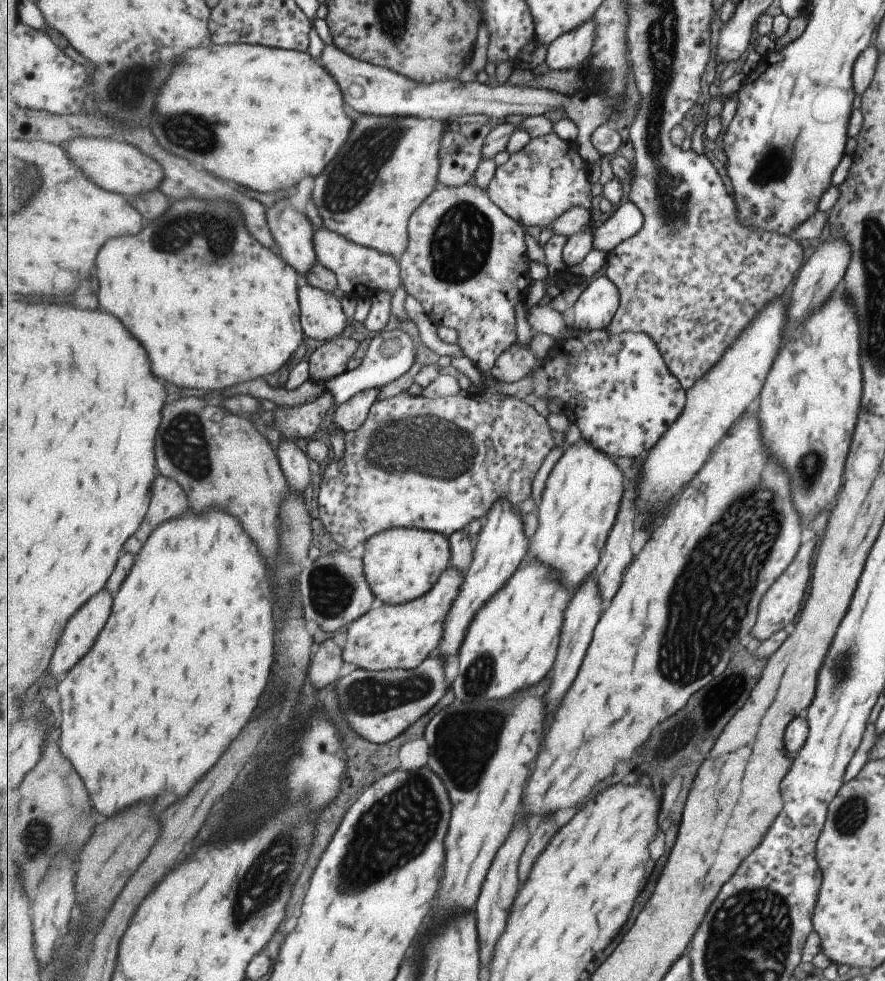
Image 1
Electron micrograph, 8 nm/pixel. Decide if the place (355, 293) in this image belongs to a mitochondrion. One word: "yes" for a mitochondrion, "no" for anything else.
no

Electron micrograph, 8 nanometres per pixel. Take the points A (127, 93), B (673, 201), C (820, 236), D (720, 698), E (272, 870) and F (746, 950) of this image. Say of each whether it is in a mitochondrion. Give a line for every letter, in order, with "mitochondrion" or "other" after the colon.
A: mitochondrion
B: mitochondrion
C: other
D: mitochondrion
E: mitochondrion
F: mitochondrion

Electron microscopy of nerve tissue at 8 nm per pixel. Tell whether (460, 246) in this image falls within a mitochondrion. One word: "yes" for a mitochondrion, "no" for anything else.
yes

